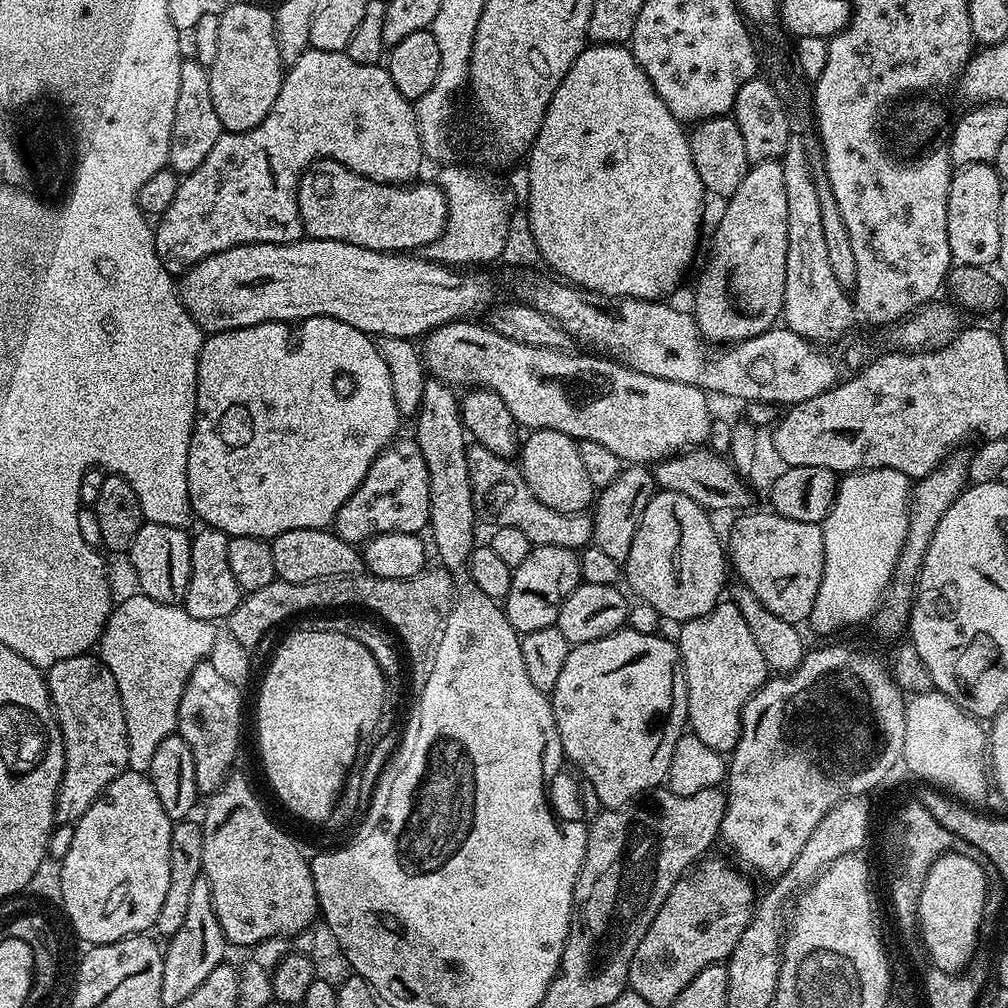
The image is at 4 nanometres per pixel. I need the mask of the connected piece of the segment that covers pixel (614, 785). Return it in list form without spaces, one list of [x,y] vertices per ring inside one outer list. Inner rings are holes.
[[[625,626],[606,638],[598,638],[594,642],[575,645],[566,658],[566,666],[562,666],[558,686],[554,686],[554,690],[550,694],[554,722],[565,757],[570,761],[570,764],[572,760],[571,767],[583,777],[591,791],[592,788],[596,791],[597,798],[604,803],[603,807],[608,810],[623,809],[633,803],[632,799],[635,796],[640,796],[643,792],[650,791],[651,788],[657,787],[656,789],[659,789],[665,783],[670,766],[670,754],[674,754],[674,742],[678,742],[678,738],[685,731],[688,722],[688,687],[684,677],[684,663],[680,660],[679,647],[673,641],[671,644],[670,641],[663,640],[660,636],[647,636],[646,633],[639,632],[638,629],[632,627]]]

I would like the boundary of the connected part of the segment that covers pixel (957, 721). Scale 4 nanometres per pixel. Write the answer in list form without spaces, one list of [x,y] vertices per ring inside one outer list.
[[[933,690],[913,695],[907,701],[902,764],[925,785],[939,788],[969,806],[980,806],[988,796],[988,788],[990,792],[987,746],[985,725],[946,694]]]

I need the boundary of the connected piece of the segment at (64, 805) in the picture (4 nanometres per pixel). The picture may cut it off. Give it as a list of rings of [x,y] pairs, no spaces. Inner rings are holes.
[[[85,654],[66,658],[62,662],[54,662],[46,670],[48,693],[52,699],[52,711],[56,713],[56,721],[64,743],[64,776],[56,791],[54,814],[56,824],[76,825],[94,806],[94,802],[128,767],[128,735],[126,734],[126,718],[122,710],[122,698],[118,694],[118,682],[114,682],[114,674],[105,666],[96,654]]]

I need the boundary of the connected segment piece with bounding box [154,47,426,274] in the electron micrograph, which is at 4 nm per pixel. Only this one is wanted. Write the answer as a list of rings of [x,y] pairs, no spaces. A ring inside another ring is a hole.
[[[309,47],[308,51],[298,58],[284,73],[284,81],[280,87],[278,98],[258,126],[254,126],[245,132],[224,132],[214,142],[214,147],[210,149],[210,154],[206,154],[206,162],[198,166],[189,176],[183,177],[178,186],[178,194],[174,194],[174,202],[155,221],[154,235],[156,237],[156,253],[166,266],[166,270],[173,274],[183,274],[192,265],[200,260],[205,260],[208,256],[218,254],[222,250],[230,250],[239,244],[294,244],[301,239],[302,229],[298,223],[297,215],[297,192],[299,182],[305,169],[312,166],[313,161],[336,160],[342,166],[346,166],[350,171],[357,172],[360,176],[365,176],[369,181],[376,181],[379,184],[407,184],[415,181],[420,172],[420,163],[426,160],[424,147],[420,141],[420,131],[416,121],[416,110],[413,101],[407,100],[402,94],[398,94],[398,86],[394,86],[394,78],[390,78],[387,67],[380,64],[359,64],[354,62],[354,58],[348,56],[347,51],[331,52],[330,50],[318,50]]]

